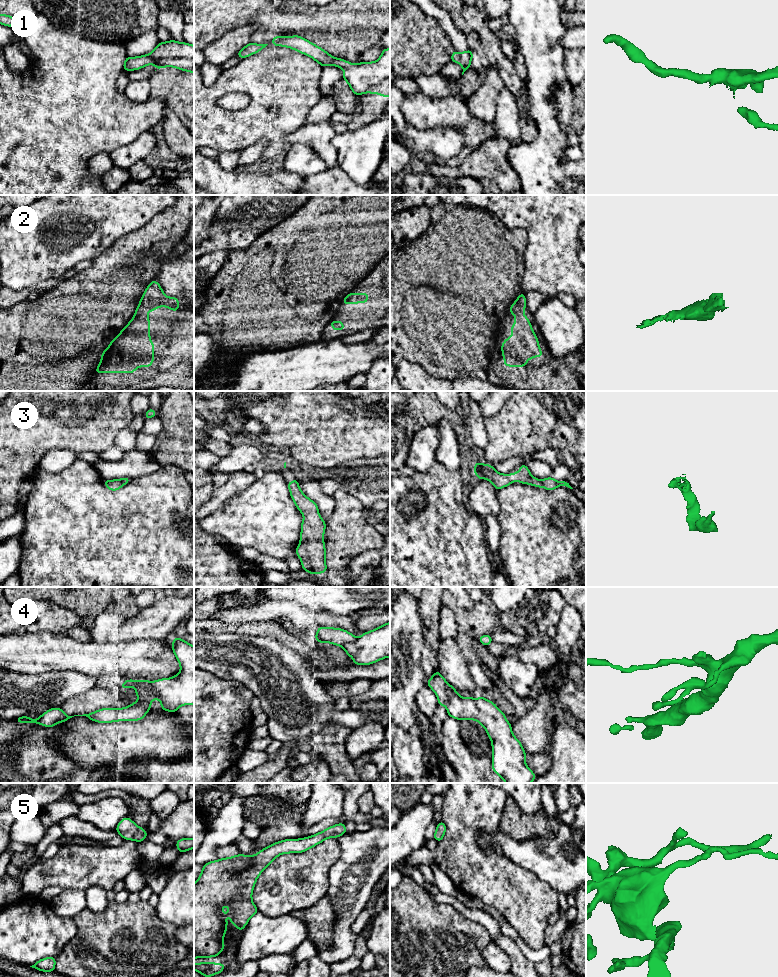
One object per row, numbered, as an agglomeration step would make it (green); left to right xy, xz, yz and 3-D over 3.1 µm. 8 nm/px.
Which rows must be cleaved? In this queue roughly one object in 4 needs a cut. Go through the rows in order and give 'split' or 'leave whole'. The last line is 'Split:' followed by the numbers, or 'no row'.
1: leave whole
2: leave whole
3: leave whole
4: split
5: leave whole
Split: 4

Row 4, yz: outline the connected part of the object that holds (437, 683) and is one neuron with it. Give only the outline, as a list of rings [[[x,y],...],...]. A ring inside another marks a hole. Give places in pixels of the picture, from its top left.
[[[439,670],[433,674],[433,676],[427,681],[427,685],[434,691],[438,698],[438,704],[445,706],[447,704],[446,688],[448,686],[447,681],[440,674]]]

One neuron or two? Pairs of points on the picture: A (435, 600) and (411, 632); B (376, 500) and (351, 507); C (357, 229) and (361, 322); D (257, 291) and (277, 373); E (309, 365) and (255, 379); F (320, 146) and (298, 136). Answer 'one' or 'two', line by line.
A: two
B: two
C: two
D: two
E: one
F: one

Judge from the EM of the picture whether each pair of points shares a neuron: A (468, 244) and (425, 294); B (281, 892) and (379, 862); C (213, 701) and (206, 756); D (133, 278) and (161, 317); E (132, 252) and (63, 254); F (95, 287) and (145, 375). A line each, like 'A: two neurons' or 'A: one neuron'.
A: one neuron
B: two neurons
C: one neuron
D: two neurons
E: two neurons
F: two neurons

